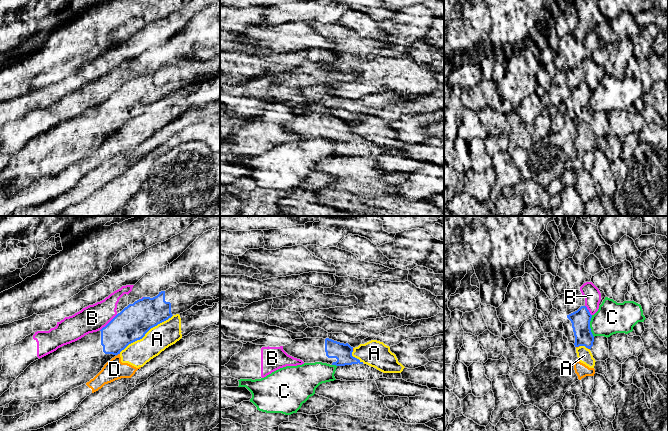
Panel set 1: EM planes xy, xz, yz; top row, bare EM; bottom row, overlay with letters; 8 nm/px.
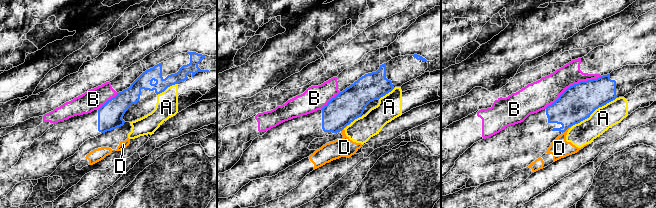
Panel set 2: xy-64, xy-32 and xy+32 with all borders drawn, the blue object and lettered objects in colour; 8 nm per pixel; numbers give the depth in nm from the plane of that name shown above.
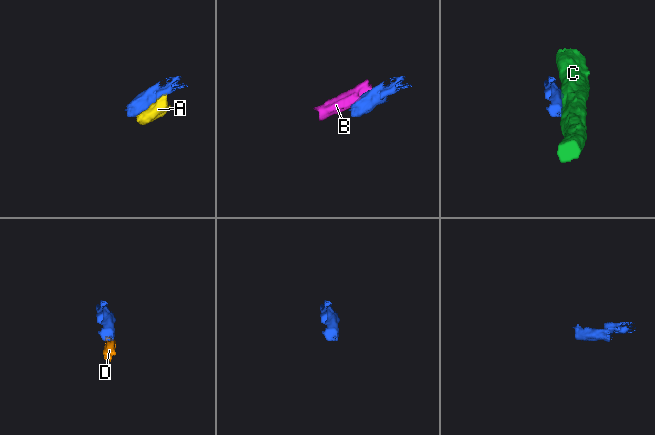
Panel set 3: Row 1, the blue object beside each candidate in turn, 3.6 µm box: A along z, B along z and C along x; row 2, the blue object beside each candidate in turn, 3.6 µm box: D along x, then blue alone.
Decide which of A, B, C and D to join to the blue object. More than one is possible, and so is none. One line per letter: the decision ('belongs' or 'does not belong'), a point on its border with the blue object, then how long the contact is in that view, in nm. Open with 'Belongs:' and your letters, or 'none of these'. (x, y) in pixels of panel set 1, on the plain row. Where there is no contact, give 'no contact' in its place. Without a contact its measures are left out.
Belongs: none of these
A: does not belong; contact xy (146, 108); length 550 nm
B: does not belong; contact xy (109, 98); length 190 nm
C: does not belong; contact yz (589, 102); length 180 nm
D: does not belong; contact xy (118, 129); length 30 nm

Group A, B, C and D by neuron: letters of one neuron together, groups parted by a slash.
A D / B / C

